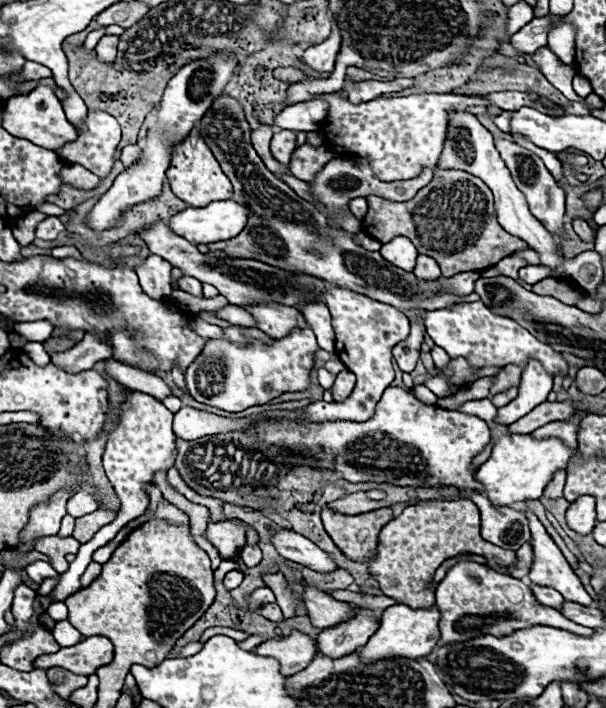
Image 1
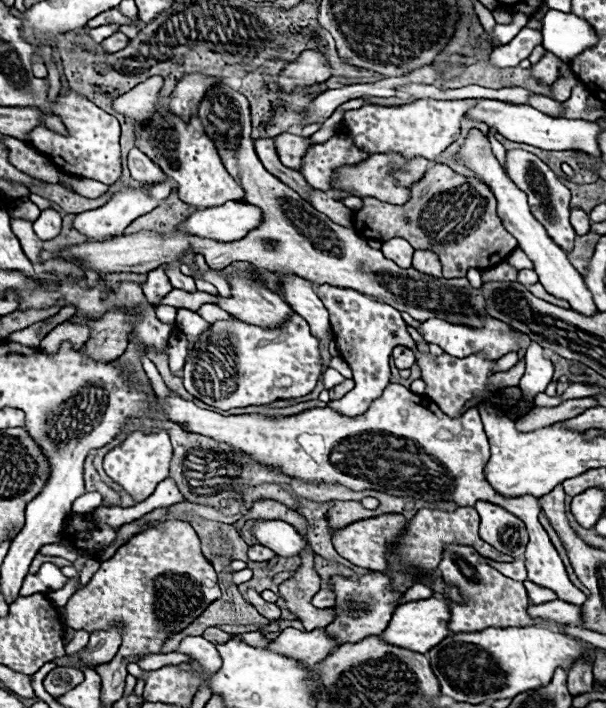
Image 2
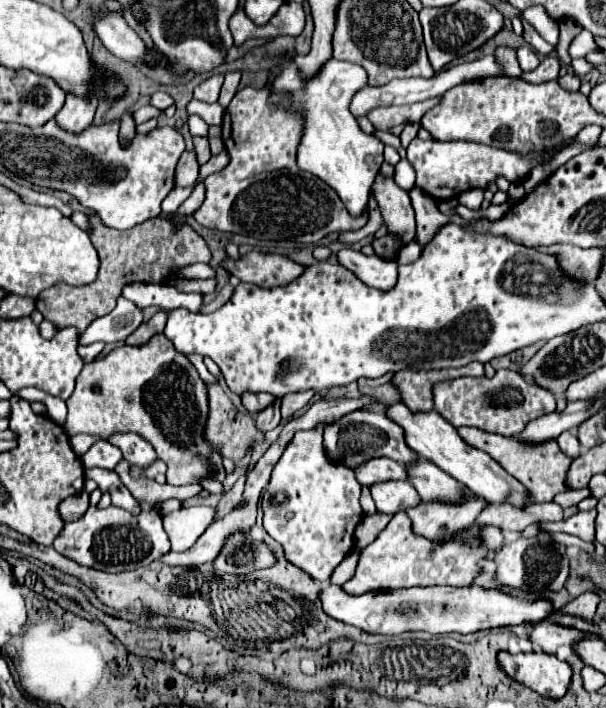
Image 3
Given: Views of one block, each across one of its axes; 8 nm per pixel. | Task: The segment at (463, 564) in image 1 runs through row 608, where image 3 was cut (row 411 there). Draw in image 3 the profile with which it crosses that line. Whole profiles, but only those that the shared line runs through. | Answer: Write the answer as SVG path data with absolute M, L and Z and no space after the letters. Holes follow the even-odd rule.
M498 370L492 378L456 378L446 382L436 382L432 388L434 408L452 422L452 426L474 426L490 434L516 436L524 426L544 414L556 412L556 398L546 390L526 382L514 370ZM492 400L492 404L490 404ZM498 400L498 402L494 402Z

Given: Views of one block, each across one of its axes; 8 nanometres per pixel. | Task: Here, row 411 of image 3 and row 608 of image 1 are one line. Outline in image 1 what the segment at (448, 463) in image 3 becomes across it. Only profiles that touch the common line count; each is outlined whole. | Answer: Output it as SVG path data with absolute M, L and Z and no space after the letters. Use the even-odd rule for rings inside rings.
M394 604L394 606L386 608L382 614L382 620L380 620L380 628L362 646L360 660L364 660L364 664L372 664L374 660L386 660L388 656L404 656L404 658L412 658L412 660L416 660L420 656L428 656L440 640L438 620L440 620L440 614L436 608L412 610L404 604Z

